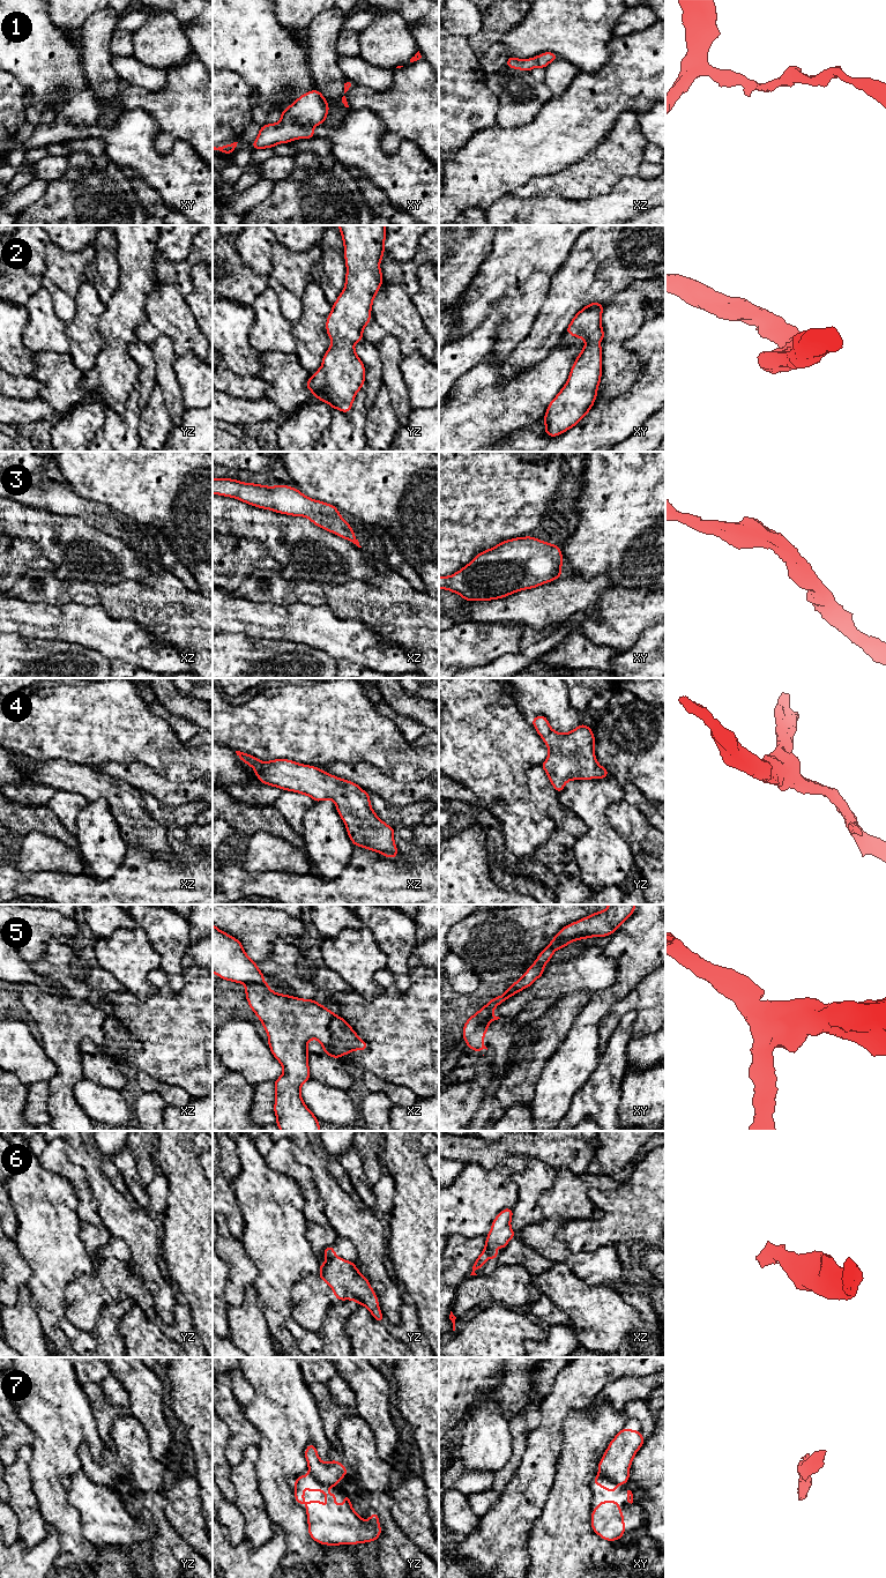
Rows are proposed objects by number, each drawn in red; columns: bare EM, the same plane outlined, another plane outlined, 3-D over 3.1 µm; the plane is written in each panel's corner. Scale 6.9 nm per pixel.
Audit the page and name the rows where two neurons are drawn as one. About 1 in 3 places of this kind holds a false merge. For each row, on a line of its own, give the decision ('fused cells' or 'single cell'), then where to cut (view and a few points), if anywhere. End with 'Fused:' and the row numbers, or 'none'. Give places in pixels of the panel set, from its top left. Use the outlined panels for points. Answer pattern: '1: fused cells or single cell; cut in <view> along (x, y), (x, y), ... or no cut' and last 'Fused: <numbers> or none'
1: single cell; no cut
2: single cell; no cut
3: single cell; no cut
4: single cell; no cut
5: fused cells; cut in xz along (246, 983), (259, 983), (268, 988)
6: fused cells; cut in yz along (339, 1257), (329, 1260)
7: fused cells; cut in yz along (310, 1473), (327, 1487)
Fused: 5, 6, 7

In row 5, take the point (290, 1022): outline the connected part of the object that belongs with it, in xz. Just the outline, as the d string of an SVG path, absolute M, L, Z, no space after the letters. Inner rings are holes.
M246 984L246 999L251 1010L262 1022L271 1054L283 1066L283 1074L274 1081L276 1125L281 1131L320 1131L319 1121L300 1096L301 1085L311 1079L308 1069L310 1040L318 1040L327 1056L340 1058L355 1050L367 1050L351 1026L341 1017L313 999L300 999L271 991L260 984Z

